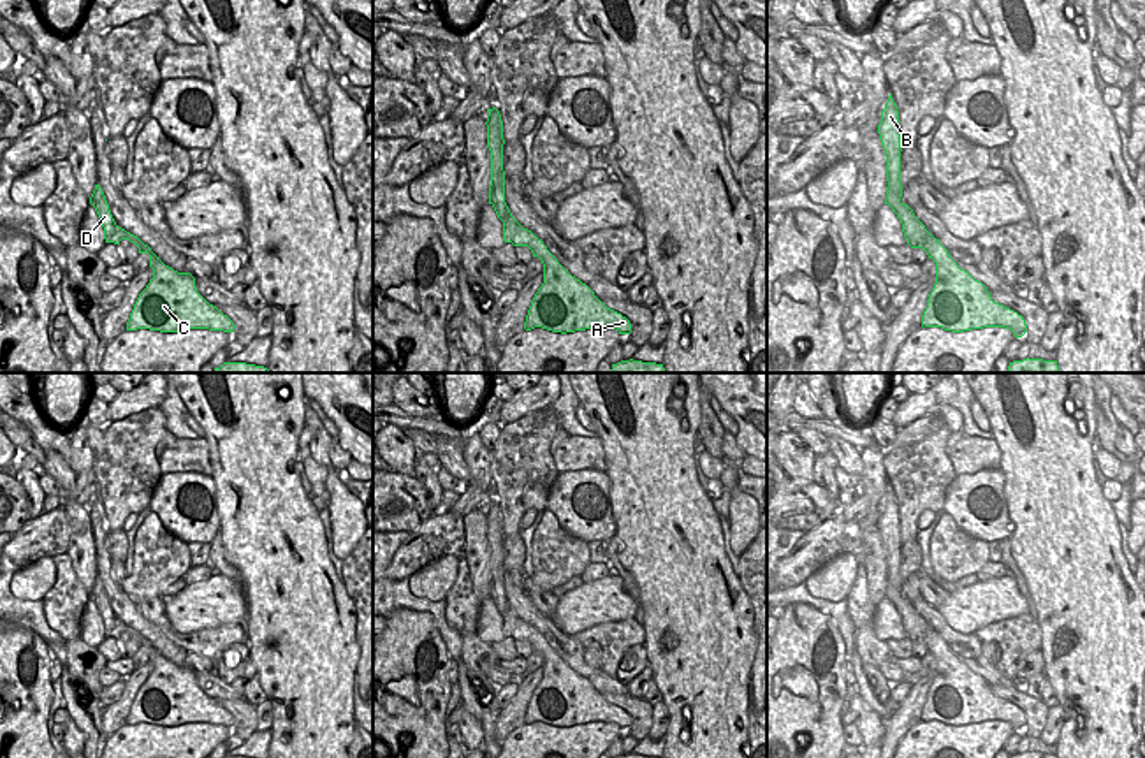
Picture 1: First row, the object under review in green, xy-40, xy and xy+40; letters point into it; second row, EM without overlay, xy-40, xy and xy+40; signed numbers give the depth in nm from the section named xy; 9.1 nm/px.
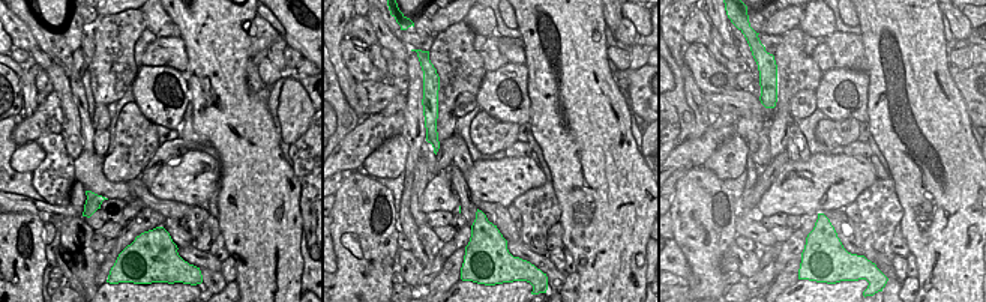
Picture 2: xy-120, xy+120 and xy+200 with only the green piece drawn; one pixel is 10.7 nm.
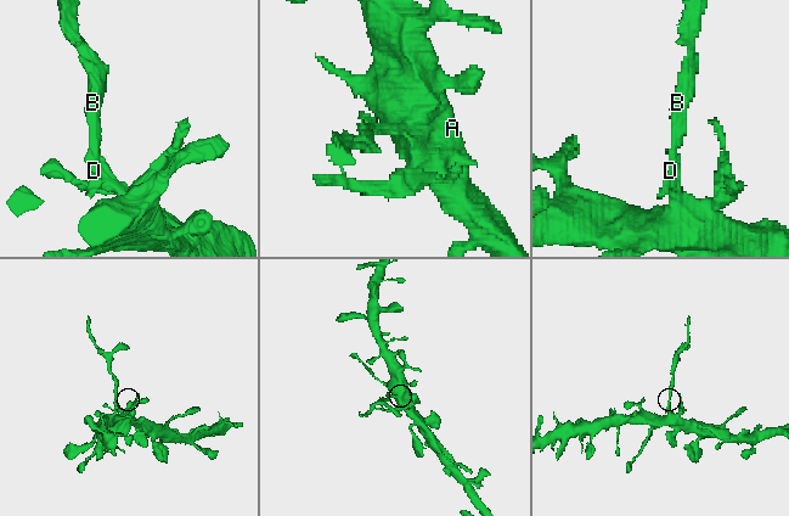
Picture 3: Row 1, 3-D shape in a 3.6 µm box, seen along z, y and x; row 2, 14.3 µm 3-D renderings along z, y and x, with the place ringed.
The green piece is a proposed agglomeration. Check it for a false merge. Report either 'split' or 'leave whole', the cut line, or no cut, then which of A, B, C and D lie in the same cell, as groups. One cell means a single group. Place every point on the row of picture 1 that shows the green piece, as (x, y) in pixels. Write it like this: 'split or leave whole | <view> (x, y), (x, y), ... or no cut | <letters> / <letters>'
split | xy+40 (887, 174), (889, 185), (901, 194) | A C D / B

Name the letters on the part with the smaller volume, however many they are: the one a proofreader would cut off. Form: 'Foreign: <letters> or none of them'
Foreign: B

